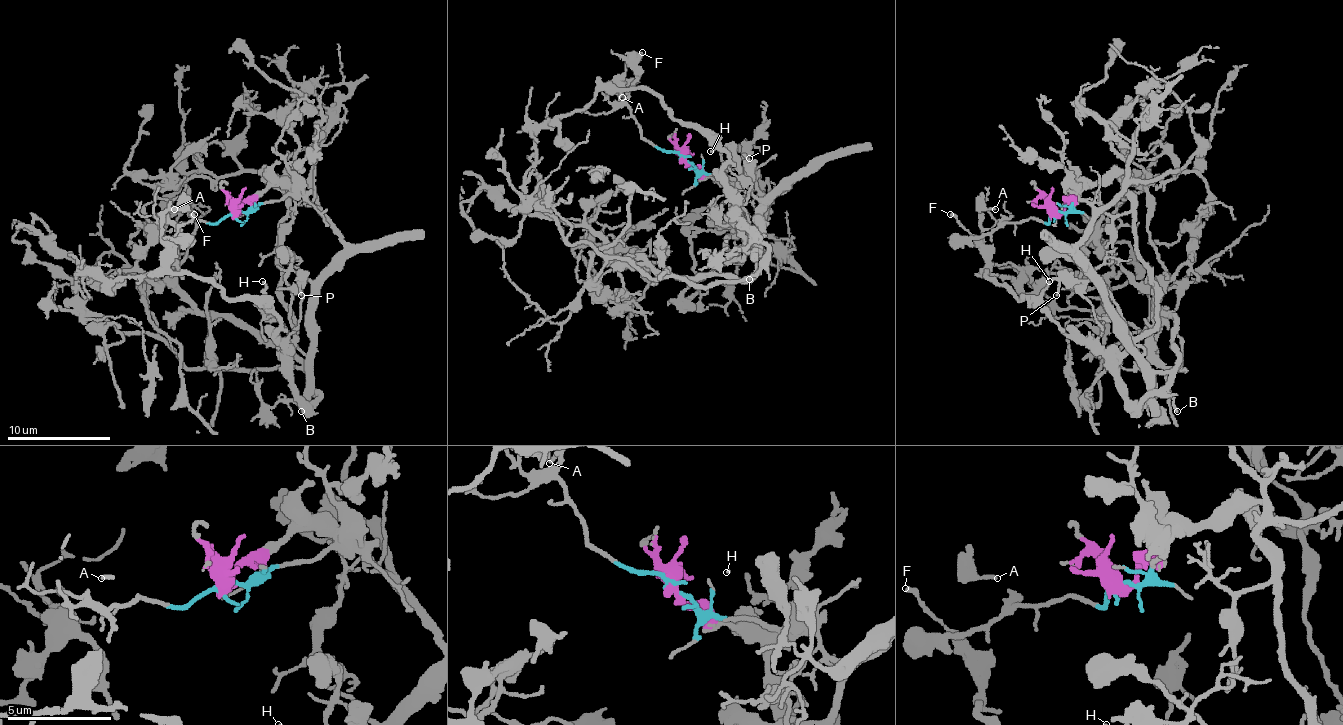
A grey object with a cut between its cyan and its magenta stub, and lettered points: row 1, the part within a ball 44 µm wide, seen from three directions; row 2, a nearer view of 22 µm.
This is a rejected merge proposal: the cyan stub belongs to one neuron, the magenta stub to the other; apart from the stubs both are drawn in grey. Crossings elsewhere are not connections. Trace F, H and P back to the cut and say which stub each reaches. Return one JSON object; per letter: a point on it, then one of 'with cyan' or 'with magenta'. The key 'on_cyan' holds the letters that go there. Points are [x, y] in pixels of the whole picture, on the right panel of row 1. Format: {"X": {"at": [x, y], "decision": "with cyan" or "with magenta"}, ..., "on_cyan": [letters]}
{"F": {"at": [950, 214], "decision": "with magenta"}, "H": {"at": [1049, 281], "decision": "with magenta"}, "P": {"at": [1056, 295], "decision": "with cyan"}, "on_cyan": ["P"]}

